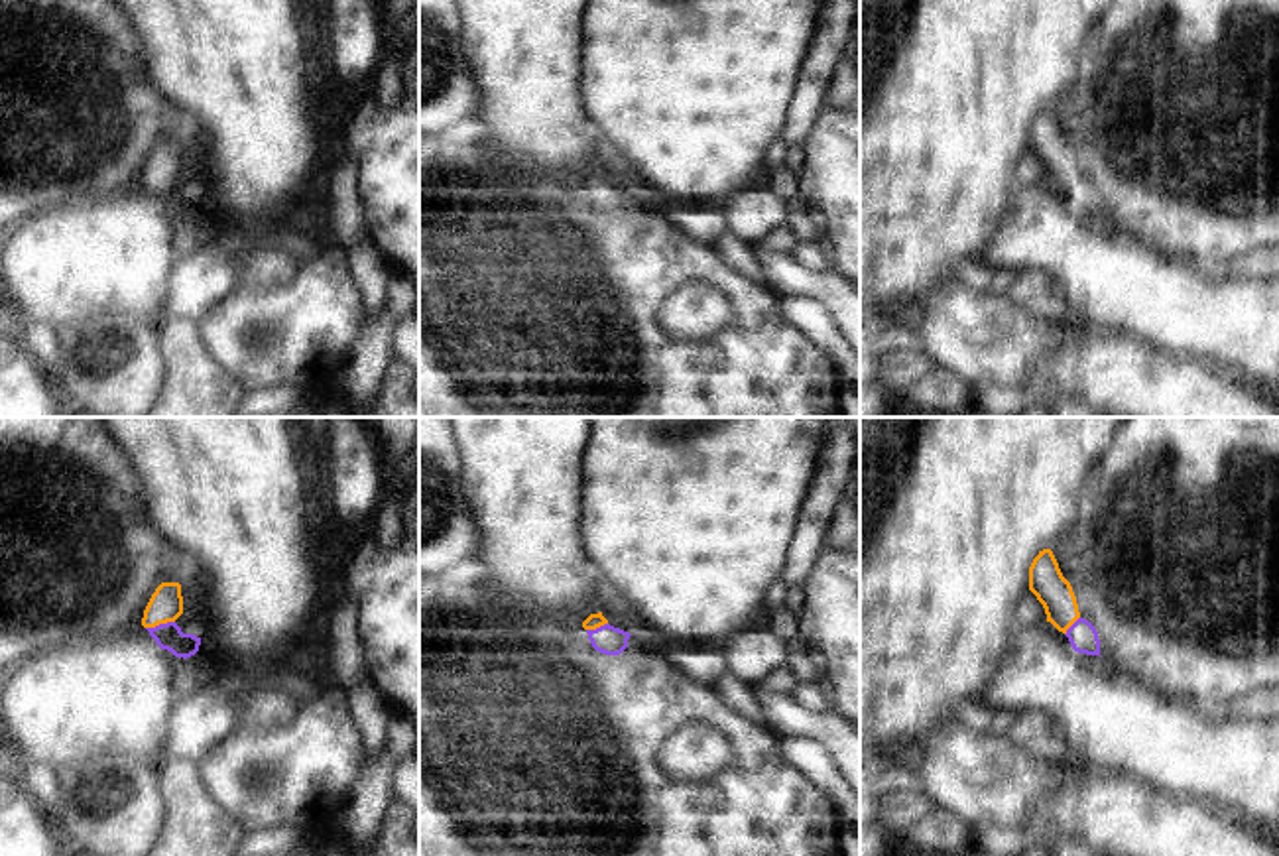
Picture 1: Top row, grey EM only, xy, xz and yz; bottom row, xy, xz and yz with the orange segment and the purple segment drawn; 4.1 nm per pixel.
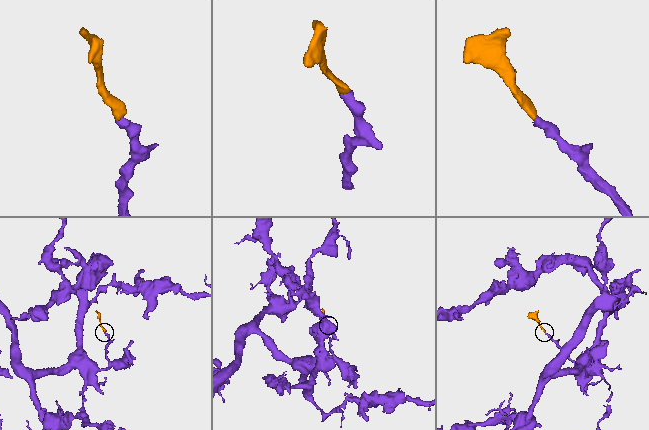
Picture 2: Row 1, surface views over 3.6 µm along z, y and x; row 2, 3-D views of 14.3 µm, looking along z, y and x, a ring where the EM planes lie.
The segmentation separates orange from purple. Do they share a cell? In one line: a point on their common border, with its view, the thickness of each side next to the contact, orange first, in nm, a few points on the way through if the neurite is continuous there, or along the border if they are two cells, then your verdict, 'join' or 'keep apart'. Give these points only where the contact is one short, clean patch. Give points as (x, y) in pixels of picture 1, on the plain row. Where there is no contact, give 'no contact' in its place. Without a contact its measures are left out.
xy (160, 182) | 140/110 nm | across xy (166, 164), (160, 182), (168, 195) | join

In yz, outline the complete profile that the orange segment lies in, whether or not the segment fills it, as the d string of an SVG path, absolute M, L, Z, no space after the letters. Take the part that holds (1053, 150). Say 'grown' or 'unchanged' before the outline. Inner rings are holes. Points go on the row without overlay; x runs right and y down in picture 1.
grown; M1051 108L1039 110L1029 126L1029 150L1043 163L1047 181L1063 191L1072 209L1086 214L1100 214L1096 187L1078 171L1070 142L1063 136Z

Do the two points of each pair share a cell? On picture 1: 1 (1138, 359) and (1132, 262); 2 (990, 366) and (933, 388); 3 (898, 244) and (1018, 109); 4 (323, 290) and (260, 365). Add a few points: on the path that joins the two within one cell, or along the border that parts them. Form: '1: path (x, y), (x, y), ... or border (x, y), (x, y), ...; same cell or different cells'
1: border (1091, 327), (1118, 331), (1179, 357); different cells
2: border (937, 365), (973, 388); different cells
3: path (915, 211), (984, 142); same cell
4: path (317, 307), (278, 347); same cell

